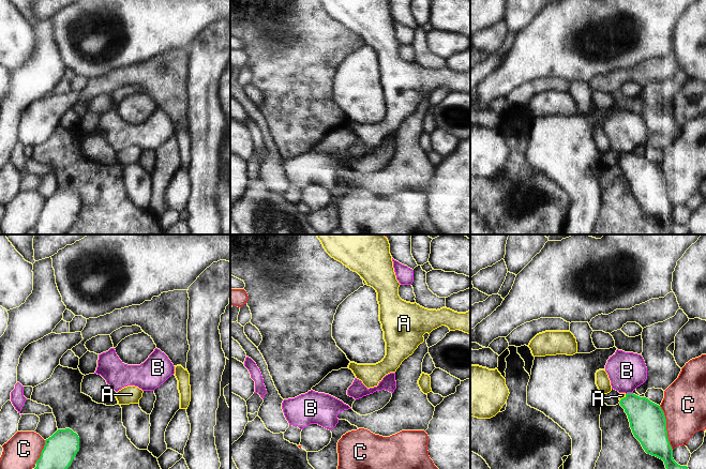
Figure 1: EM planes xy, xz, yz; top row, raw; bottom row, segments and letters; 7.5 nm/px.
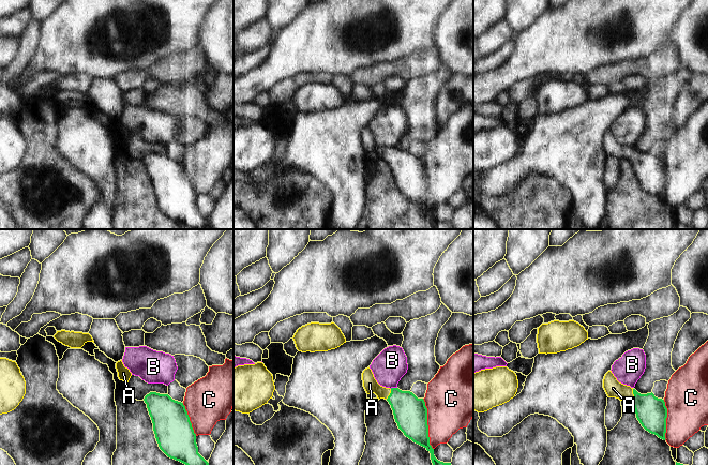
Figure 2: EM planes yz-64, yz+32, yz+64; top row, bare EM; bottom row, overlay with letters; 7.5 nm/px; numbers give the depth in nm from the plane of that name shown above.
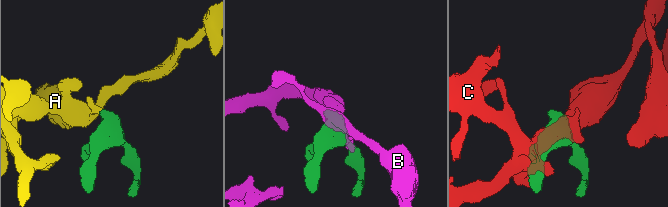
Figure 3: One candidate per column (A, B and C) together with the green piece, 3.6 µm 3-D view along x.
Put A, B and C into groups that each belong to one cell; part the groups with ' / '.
A / B / C

